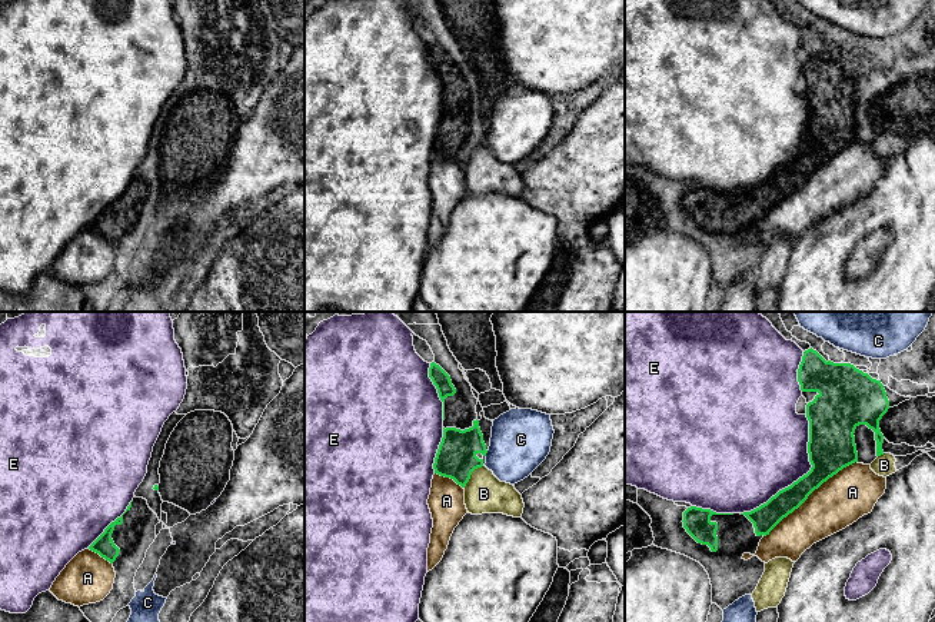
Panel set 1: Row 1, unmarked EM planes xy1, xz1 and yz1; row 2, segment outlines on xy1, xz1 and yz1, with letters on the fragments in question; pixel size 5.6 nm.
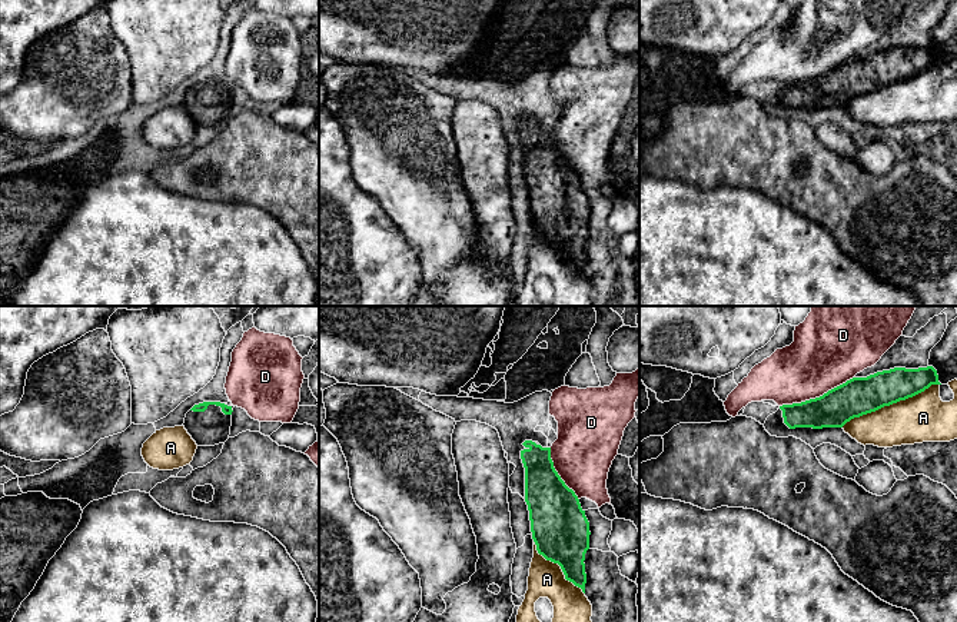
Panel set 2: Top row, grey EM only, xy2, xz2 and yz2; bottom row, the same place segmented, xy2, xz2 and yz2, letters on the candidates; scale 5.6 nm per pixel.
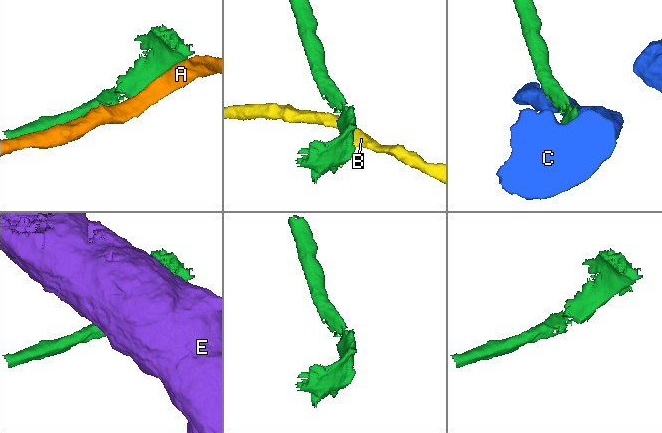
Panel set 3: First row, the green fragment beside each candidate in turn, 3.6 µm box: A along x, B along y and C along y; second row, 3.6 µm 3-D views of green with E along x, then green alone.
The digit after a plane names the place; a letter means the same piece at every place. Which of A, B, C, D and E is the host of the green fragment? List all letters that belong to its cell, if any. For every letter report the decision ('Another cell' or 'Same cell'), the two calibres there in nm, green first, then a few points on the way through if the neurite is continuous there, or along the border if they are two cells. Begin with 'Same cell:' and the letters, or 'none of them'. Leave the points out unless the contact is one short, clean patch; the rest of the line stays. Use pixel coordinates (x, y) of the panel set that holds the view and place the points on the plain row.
Same cell: none of them
A: Another cell. Thickness 220 nm (green) against 280 nm
B: Another cell. Thickness 220 nm (green) against 220 nm
C: Another cell. Thickness 220 nm (green) against 340 nm
D: Another cell. Thickness 220 nm (green) against 380 nm
E: Another cell. Thickness 260 nm (green) against 460 nm

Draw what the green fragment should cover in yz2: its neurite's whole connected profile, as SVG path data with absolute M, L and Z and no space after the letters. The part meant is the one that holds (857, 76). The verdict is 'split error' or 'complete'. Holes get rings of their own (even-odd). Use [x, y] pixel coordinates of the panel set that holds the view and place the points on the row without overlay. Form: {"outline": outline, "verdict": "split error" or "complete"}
{"outline": "M933 46L894 47L867 57L853 57L820 77L782 84L784 103L795 107L843 107L854 97L913 77L938 61Z", "verdict": "complete"}

